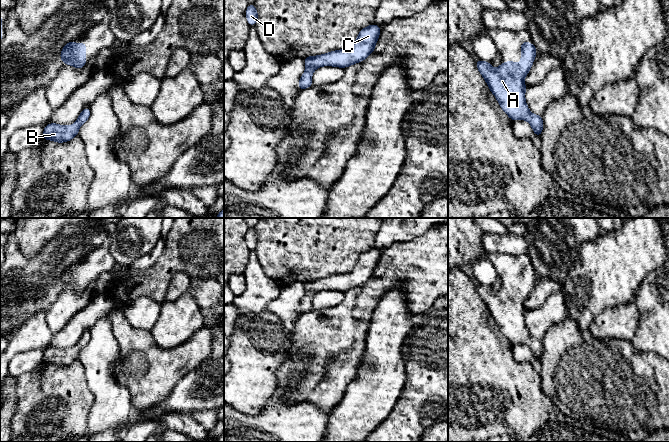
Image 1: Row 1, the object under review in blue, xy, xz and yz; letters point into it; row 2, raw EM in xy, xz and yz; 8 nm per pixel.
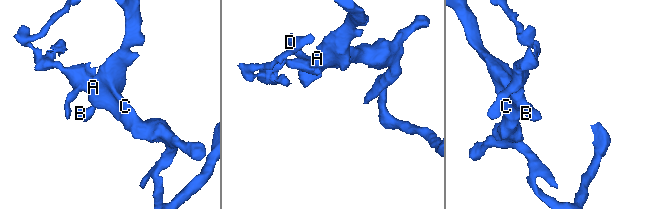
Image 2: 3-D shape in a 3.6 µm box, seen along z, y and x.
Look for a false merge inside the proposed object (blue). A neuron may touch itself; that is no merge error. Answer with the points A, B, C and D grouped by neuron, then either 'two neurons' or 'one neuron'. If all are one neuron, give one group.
groups A B C D; one neuron

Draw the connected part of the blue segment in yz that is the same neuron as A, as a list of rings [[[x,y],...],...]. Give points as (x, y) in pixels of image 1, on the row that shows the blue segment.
[[[521,43],[521,65],[514,61],[506,61],[497,69],[491,68],[491,62],[476,59],[478,71],[485,79],[490,91],[496,97],[502,110],[512,121],[526,120],[537,137],[543,130],[542,116],[531,113],[525,101],[526,85],[524,78],[529,73],[536,57],[533,43]]]

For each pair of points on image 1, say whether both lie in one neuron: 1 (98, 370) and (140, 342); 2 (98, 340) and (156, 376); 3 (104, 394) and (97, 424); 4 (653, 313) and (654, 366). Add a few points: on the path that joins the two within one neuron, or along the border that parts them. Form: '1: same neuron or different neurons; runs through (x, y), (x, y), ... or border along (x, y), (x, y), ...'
1: different neurons; border along (117, 359), (113, 367), (113, 375), (116, 382)
2: different neurons; border along (111, 331), (119, 352), (113, 367), (115, 376)
3: same neuron; runs through (104, 401), (104, 415), (102, 417)
4: different neurons; border along (632, 343), (639, 350), (654, 352), (658, 355)

